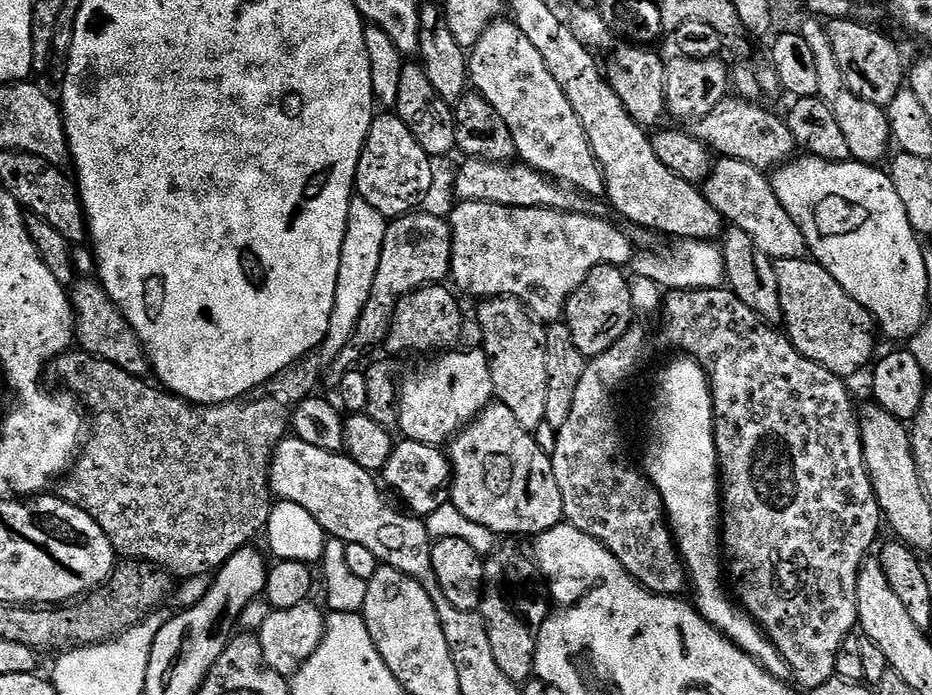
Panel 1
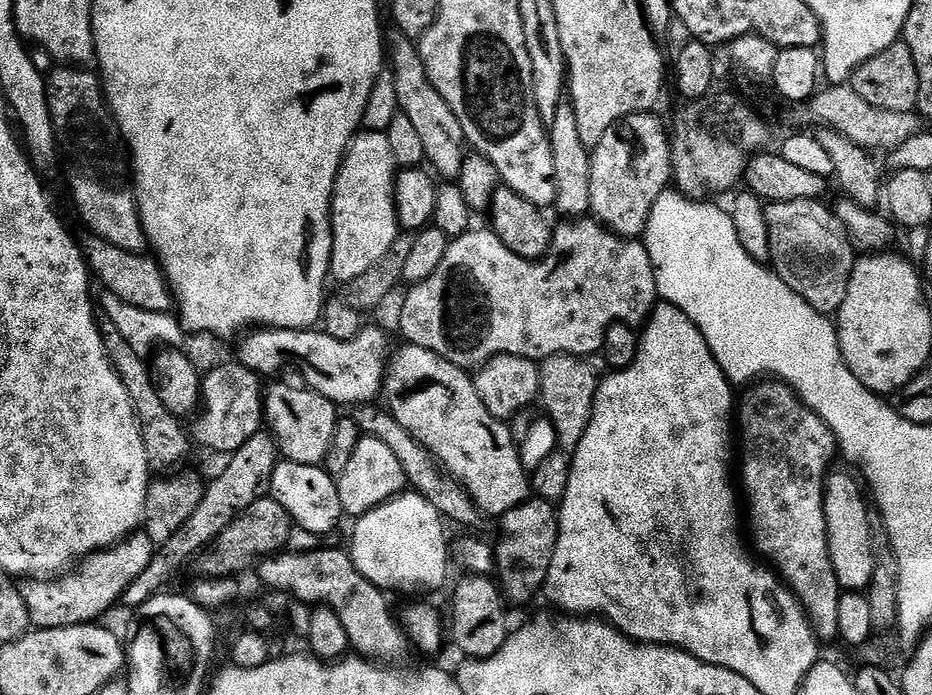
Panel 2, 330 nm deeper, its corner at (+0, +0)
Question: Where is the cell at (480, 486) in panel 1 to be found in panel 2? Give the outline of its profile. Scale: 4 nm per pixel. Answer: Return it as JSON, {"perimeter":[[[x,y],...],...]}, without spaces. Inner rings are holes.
{"perimeter":[[[405,343],[391,353],[386,364],[383,399],[386,407],[402,426],[414,437],[425,450],[433,456],[440,467],[464,485],[465,490],[474,498],[474,502],[489,517],[505,516],[514,506],[518,506],[530,496],[530,476],[524,472],[524,464],[520,461],[517,441],[512,429],[505,421],[494,418],[486,406],[482,406],[482,398],[478,398],[473,377],[463,368],[456,368],[446,358],[426,350],[422,346]]]}

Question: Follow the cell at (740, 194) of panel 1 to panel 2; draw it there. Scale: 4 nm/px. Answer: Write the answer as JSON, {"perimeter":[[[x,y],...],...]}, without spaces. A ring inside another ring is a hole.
{"perimeter":[[[820,200],[768,204],[766,226],[770,264],[776,275],[794,290],[794,294],[814,306],[814,310],[825,314],[839,312],[858,256],[835,211]]]}

